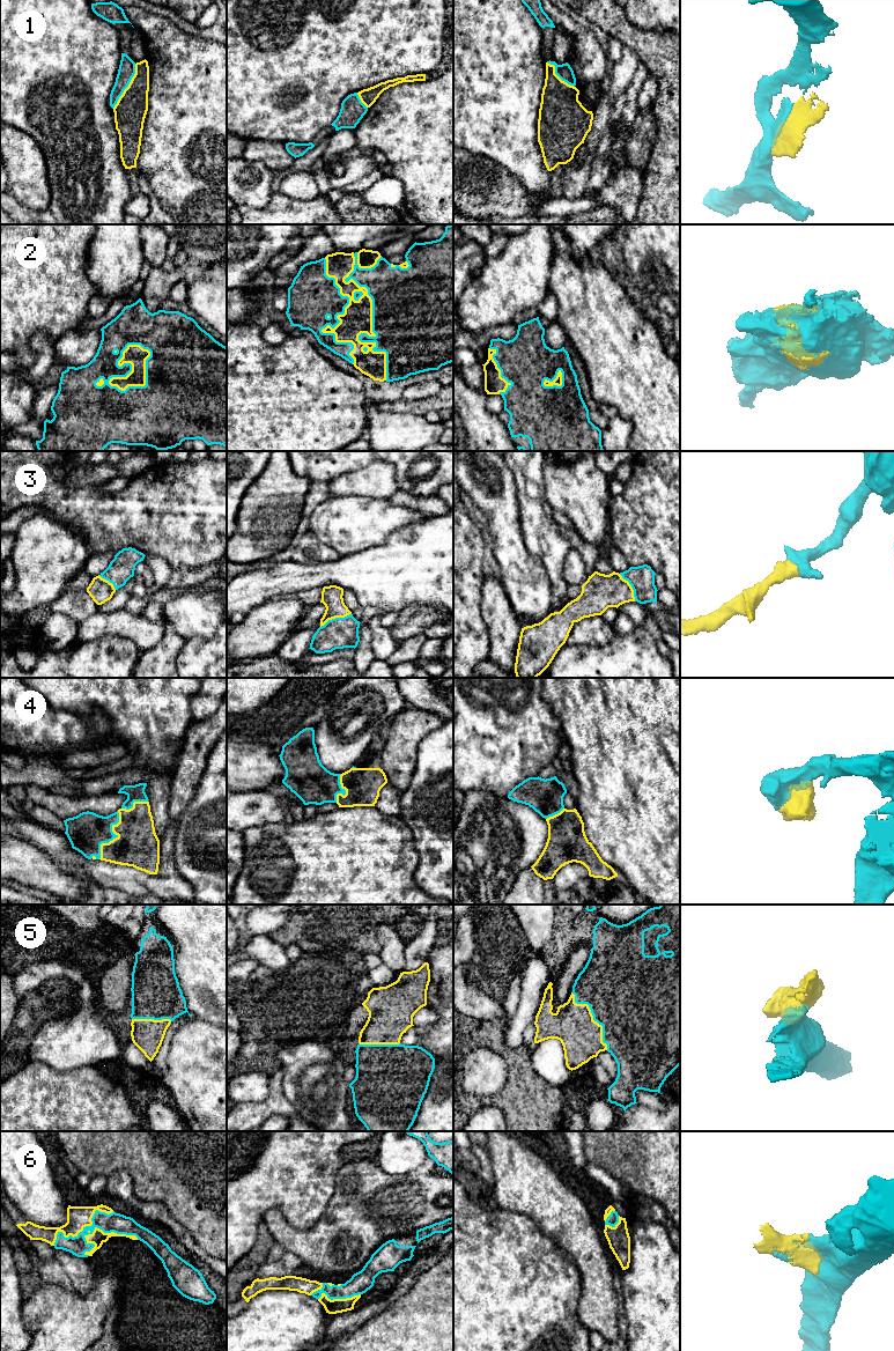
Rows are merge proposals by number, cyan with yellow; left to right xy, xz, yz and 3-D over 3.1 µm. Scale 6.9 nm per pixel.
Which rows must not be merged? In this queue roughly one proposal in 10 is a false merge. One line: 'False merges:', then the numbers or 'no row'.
False merges: no row

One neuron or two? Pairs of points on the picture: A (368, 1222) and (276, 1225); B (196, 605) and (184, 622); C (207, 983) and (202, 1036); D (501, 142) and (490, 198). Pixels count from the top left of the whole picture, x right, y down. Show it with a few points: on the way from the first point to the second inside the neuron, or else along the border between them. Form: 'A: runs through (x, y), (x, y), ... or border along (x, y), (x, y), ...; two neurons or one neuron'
A: runs through (345, 1235), (300, 1237); one neuron
B: runs through (196, 610), (189, 618); one neuron
C: border along (192, 1014), (214, 1025); two neurons
D: border along (472, 153), (496, 161), (518, 181); two neurons

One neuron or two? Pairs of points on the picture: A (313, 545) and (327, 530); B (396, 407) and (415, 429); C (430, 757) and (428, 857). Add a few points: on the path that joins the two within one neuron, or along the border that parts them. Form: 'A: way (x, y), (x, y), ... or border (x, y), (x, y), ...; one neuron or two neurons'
A: border (309, 530), (340, 555); two neurons
B: border (374, 406), (381, 410), (411, 412), (422, 415); two neurons
C: way (437, 782), (435, 832); one neuron

